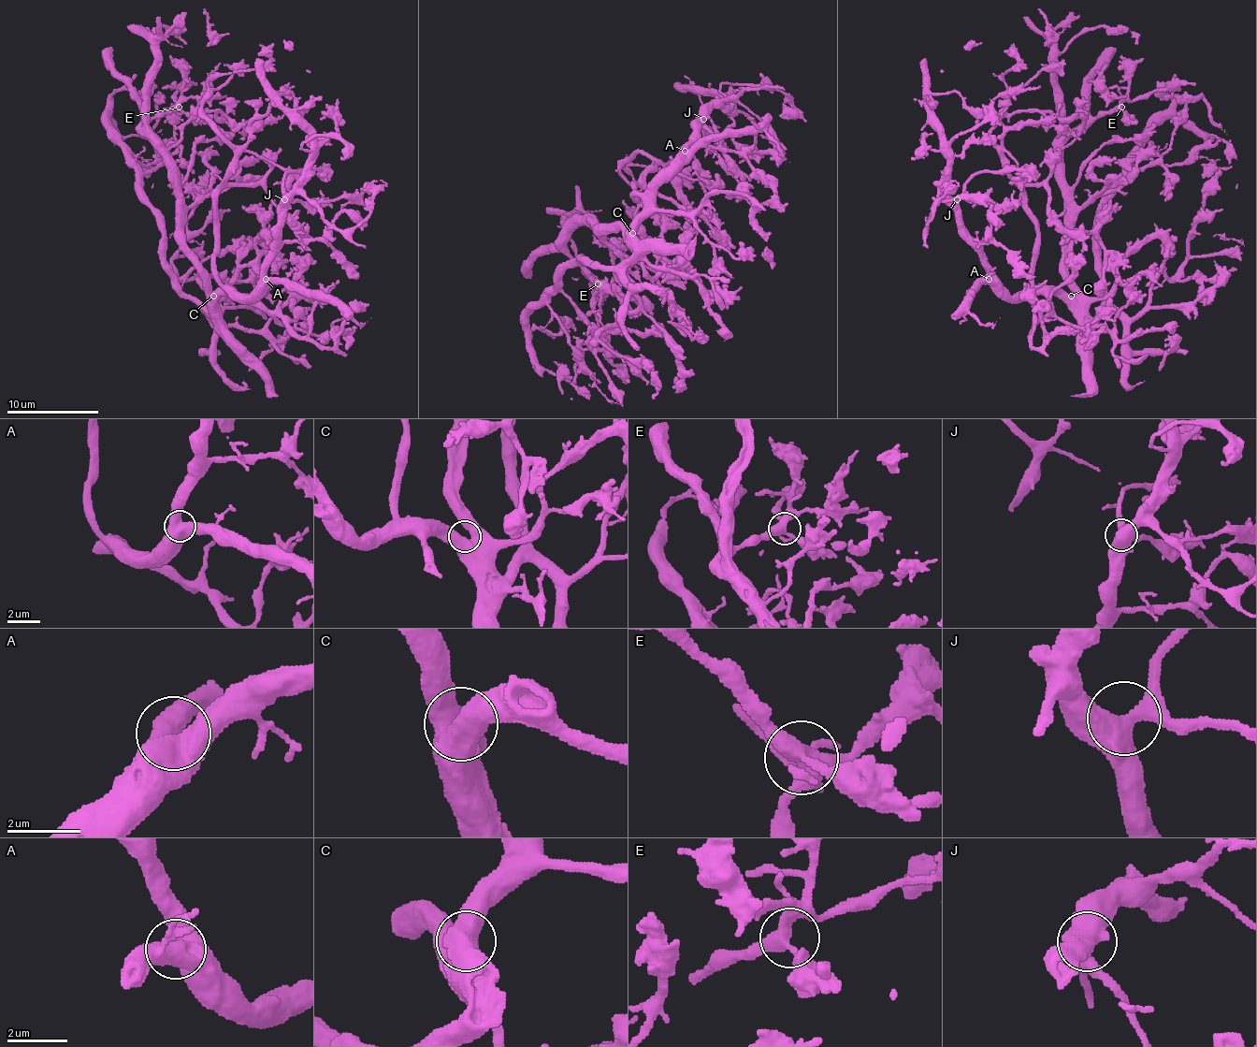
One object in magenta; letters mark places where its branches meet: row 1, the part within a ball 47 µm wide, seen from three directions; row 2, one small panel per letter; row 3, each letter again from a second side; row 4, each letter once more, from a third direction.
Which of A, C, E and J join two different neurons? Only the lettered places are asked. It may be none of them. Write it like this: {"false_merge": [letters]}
{"false_merge": []}

